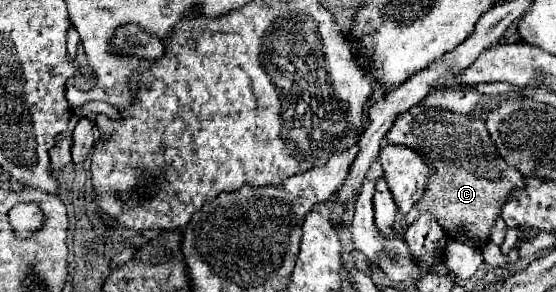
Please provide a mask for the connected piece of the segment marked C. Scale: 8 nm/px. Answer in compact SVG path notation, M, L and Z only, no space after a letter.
M417 104L409 108L409 112L397 116L393 128L387 132L387 142L389 144L401 144L411 150L415 150L425 164L431 168L431 176L427 182L425 196L419 200L417 208L413 208L405 218L407 224L411 224L421 212L433 212L437 216L437 222L441 228L447 232L449 238L453 240L463 240L469 246L481 248L489 240L489 232L495 224L495 220L501 214L501 206L509 198L509 194L523 184L523 176L517 168L511 168L505 164L505 160L499 156L495 142L491 140L487 126L481 116L475 116L473 112L469 114L455 114L445 108L431 108L425 104Z

